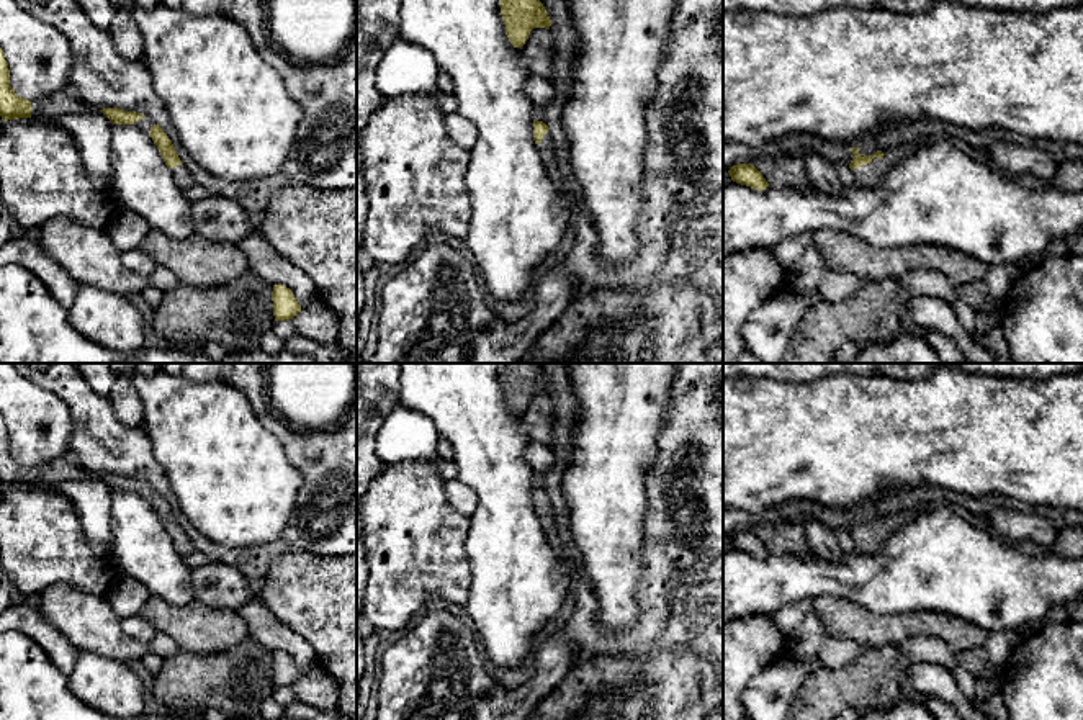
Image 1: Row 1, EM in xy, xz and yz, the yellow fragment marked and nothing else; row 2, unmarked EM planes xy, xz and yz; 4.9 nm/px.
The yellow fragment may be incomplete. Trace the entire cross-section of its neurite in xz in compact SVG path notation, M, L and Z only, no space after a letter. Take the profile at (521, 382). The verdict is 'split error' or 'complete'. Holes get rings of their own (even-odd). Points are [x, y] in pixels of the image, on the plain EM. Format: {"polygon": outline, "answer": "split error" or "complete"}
{"polygon": "M499 363L506 401L514 414L522 414L533 394L550 396L551 386L537 363Z", "answer": "complete"}

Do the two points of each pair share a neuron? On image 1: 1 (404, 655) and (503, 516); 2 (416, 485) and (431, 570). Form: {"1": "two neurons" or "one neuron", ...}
{"1": "two neurons", "2": "one neuron"}

